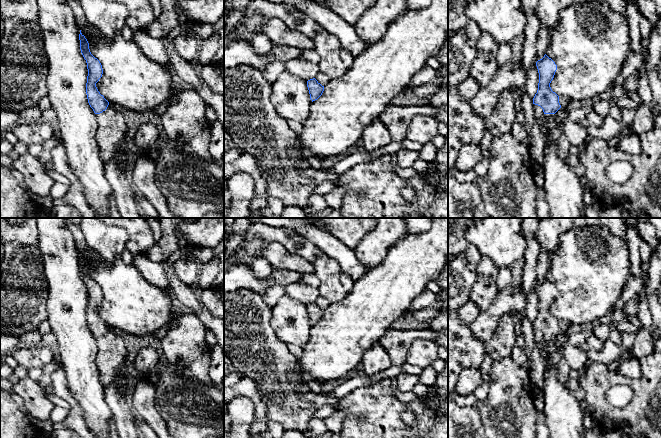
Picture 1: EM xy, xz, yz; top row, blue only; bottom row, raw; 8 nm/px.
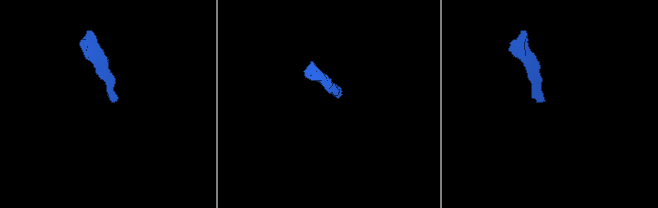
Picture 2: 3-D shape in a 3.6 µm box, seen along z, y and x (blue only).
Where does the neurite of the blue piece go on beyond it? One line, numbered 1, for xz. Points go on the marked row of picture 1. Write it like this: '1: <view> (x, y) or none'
1: none

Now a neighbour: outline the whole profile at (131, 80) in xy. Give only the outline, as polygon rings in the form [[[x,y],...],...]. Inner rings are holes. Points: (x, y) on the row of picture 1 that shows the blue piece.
[[[92,28],[90,33],[81,31],[89,43],[91,54],[97,58],[103,69],[102,77],[96,83],[101,95],[111,105],[118,105],[128,111],[151,114],[175,98],[172,86],[173,72],[146,57],[133,40],[126,40],[120,32],[110,41],[105,41]]]

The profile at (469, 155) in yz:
[[[469,143],[464,145],[458,153],[457,160],[453,166],[452,171],[458,170],[460,172],[468,172],[473,170],[475,165],[483,158],[480,145]]]

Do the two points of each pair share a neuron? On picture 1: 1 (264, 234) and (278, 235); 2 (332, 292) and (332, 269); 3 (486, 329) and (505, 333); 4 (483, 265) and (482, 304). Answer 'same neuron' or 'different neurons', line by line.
1: same neuron
2: same neuron
3: different neurons
4: same neuron

